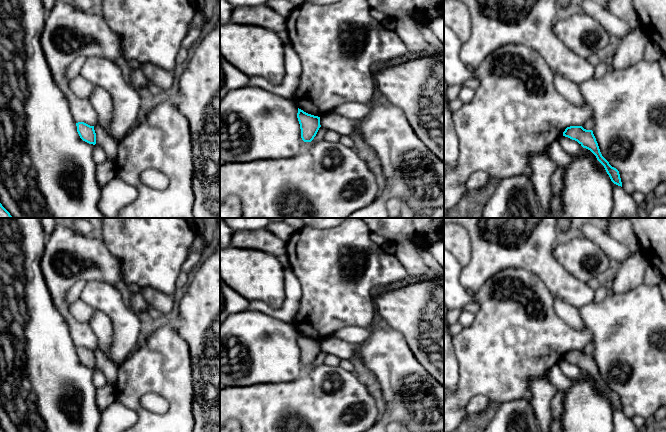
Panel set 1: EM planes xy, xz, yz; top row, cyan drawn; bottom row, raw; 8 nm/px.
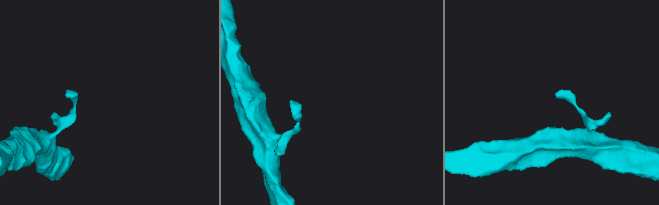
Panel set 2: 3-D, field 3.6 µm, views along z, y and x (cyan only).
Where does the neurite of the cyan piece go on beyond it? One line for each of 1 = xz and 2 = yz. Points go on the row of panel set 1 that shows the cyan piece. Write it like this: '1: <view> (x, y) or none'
1: none
2: none

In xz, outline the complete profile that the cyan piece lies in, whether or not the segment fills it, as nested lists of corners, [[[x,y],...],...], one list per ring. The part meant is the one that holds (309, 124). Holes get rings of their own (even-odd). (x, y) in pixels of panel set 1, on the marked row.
[[[298,108],[297,118],[300,124],[302,140],[311,142],[321,127],[320,117],[308,114]]]

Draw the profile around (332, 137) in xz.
[[[327,130],[327,132],[324,135],[324,140],[331,143],[336,144],[340,141],[341,135],[334,131]]]

